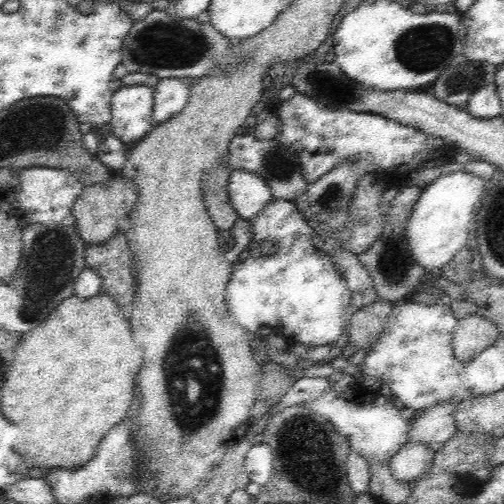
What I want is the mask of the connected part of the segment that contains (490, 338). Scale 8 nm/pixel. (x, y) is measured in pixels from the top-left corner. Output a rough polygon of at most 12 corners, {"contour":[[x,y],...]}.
{"contour":[[478,312],[458,319],[453,354],[471,363],[500,336]]}

